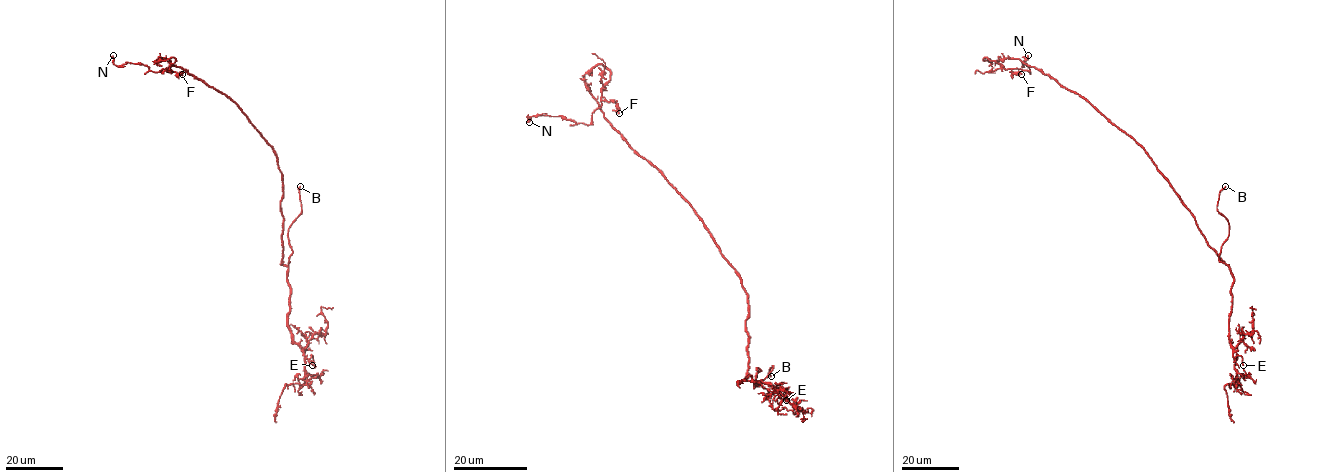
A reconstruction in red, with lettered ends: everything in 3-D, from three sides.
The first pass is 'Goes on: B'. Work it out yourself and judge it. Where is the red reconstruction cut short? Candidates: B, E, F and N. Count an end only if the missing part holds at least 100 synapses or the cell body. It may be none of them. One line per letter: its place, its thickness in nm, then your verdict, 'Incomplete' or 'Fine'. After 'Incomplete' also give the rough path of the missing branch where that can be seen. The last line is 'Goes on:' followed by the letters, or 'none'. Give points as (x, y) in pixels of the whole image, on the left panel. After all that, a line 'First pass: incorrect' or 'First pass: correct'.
B: Place: (300, 186). Thickness 170 nm. Incomplete. Course of what is missing: (300, 186), (306, 163)
E: Place: (312, 365). Thickness 140 nm. Fine
F: Place: (182, 74). Thickness 150 nm. Fine
N: Place: (113, 55). Thickness 280 nm. Fine
Goes on: B
First pass: correct

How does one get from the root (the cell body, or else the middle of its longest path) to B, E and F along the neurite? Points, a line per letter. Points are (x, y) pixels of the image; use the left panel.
B: (271, 146), (281, 173), (282, 265), (288, 265), (292, 253), (288, 230), (301, 211), (300, 186)
E: (271, 146), (281, 173), (281, 264), (288, 267), (291, 290), (288, 328), (304, 355), (313, 356), (312, 365)
F: (271, 146), (225, 94), (168, 59), (156, 61), (174, 57), (176, 60), (169, 70), (182, 74)

